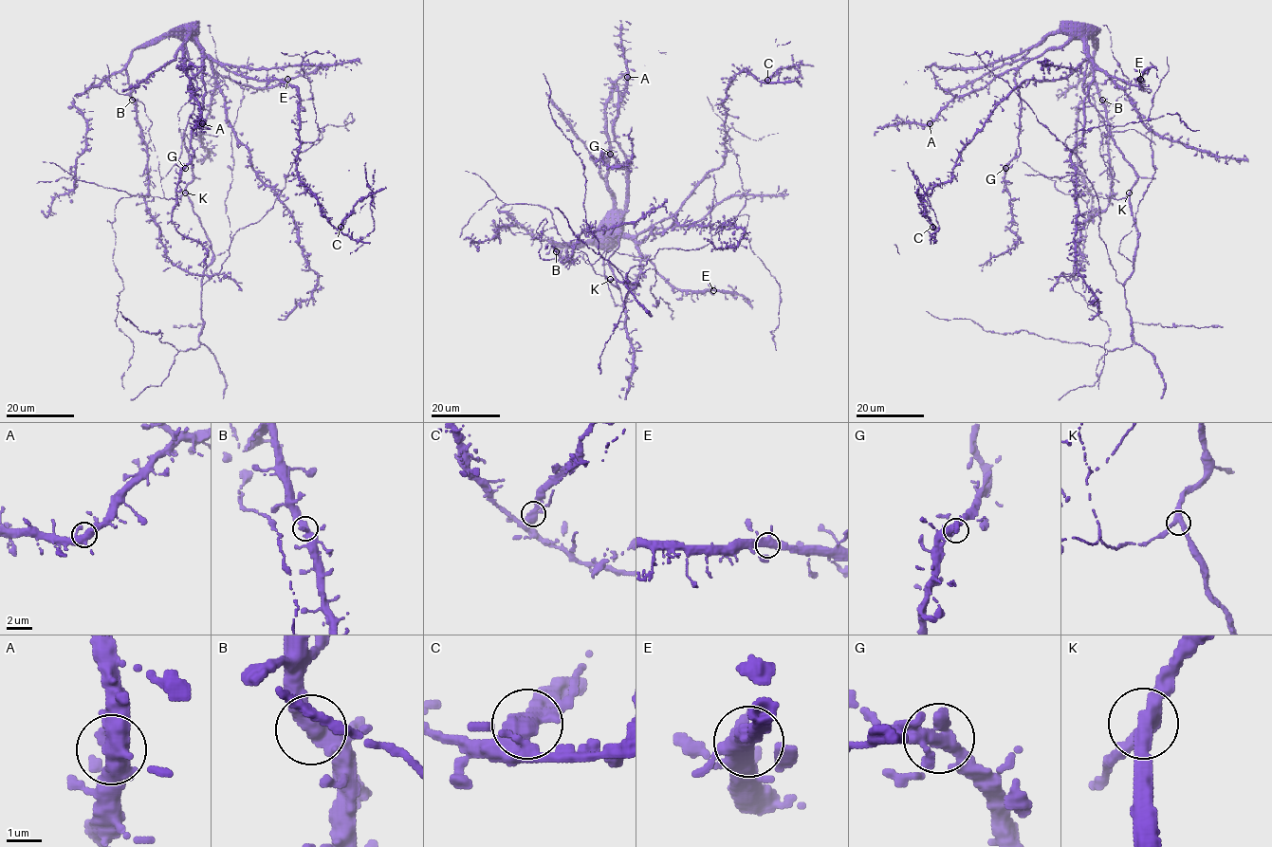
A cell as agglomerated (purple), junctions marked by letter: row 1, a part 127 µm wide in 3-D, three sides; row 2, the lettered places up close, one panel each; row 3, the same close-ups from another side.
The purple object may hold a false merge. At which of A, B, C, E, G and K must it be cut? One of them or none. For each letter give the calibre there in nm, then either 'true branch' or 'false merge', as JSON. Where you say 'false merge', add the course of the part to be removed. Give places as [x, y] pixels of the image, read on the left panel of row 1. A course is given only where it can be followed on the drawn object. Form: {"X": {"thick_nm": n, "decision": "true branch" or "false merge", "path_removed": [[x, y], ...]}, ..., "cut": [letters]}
{"A": {"thick_nm": 400, "decision": "true branch"}, "B": {"thick_nm": 400, "decision": "true branch"}, "C": {"thick_nm": 400, "decision": "false merge"}, "E": {"thick_nm": 400, "decision": "true branch"}, "G": {"thick_nm": 420, "decision": "true branch"}, "K": {"thick_nm": 360, "decision": "true branch"}, "cut": ["C"]}

